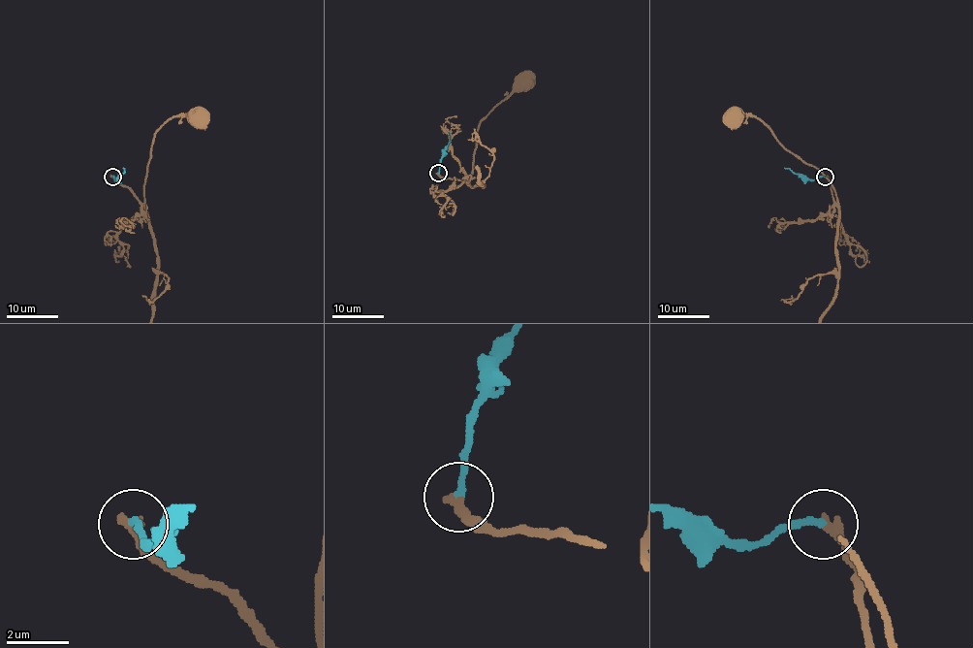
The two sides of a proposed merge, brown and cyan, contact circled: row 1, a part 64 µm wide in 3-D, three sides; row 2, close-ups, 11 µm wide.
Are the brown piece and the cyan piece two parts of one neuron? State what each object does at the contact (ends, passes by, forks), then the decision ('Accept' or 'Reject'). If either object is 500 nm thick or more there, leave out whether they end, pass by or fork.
At the ring brown ends. At the ring cyan ends. Accept

